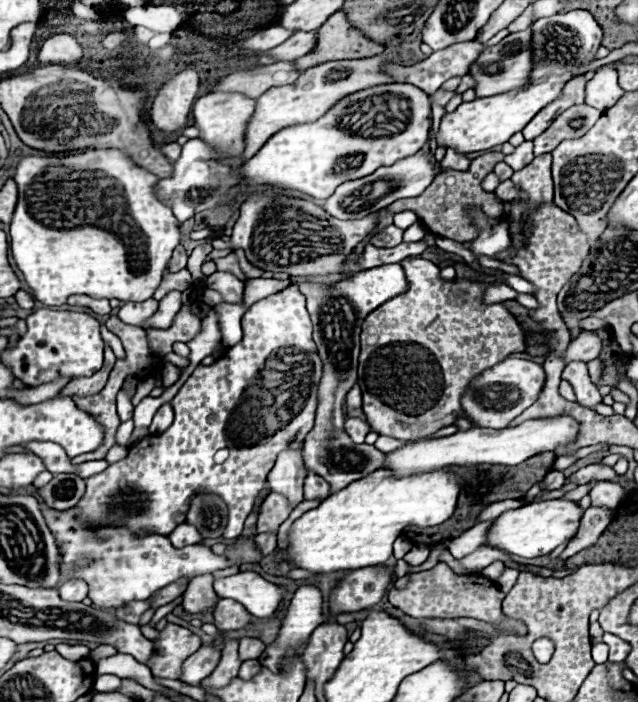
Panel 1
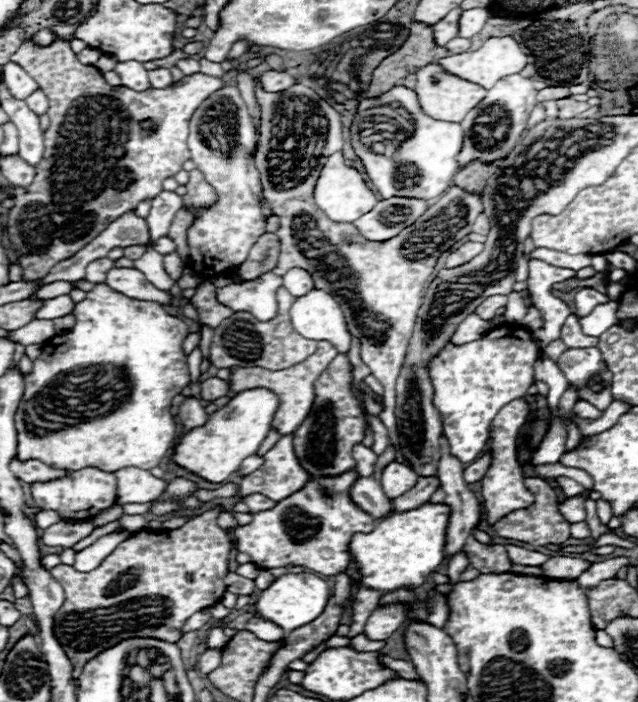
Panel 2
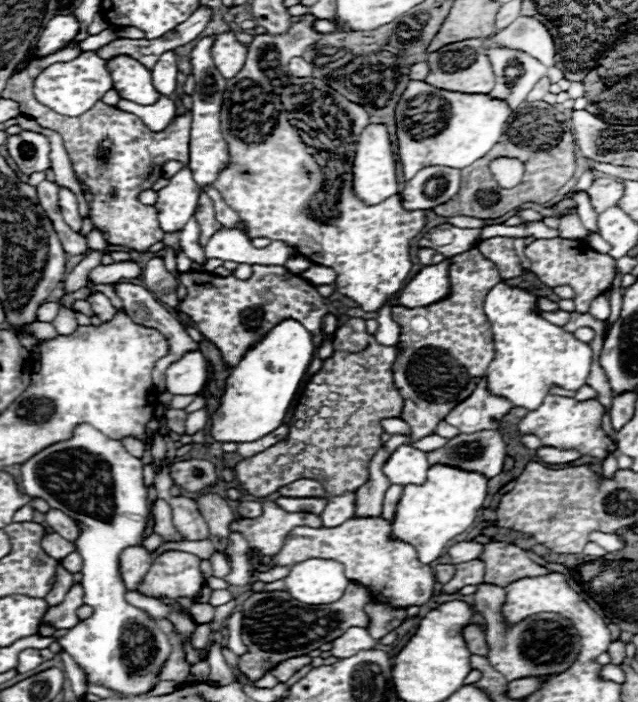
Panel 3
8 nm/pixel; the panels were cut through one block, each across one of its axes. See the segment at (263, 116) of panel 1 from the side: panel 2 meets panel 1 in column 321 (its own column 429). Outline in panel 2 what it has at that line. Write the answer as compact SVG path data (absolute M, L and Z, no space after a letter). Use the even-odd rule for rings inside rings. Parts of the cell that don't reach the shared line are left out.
M428 64L424 68L420 68L416 72L416 96L420 102L420 108L424 110L426 116L436 118L436 120L444 120L444 122L462 122L466 118L466 114L484 100L486 90L482 86L474 86L472 82L464 82L462 78L450 76L446 74L438 64Z

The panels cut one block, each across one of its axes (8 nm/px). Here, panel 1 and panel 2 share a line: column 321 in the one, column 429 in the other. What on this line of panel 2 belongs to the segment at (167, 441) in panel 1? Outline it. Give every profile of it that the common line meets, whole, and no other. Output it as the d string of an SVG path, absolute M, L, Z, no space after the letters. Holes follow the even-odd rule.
M512 326L502 330L502 334L486 334L482 340L468 342L462 346L456 346L448 342L436 358L428 362L428 376L434 386L434 406L440 412L442 418L442 434L446 436L450 444L452 456L456 456L462 464L474 462L486 448L488 442L488 426L496 412L506 406L508 402L526 396L528 386L534 382L534 362L538 358L540 350L532 342L532 336L526 328L522 328L522 338L520 332Z

